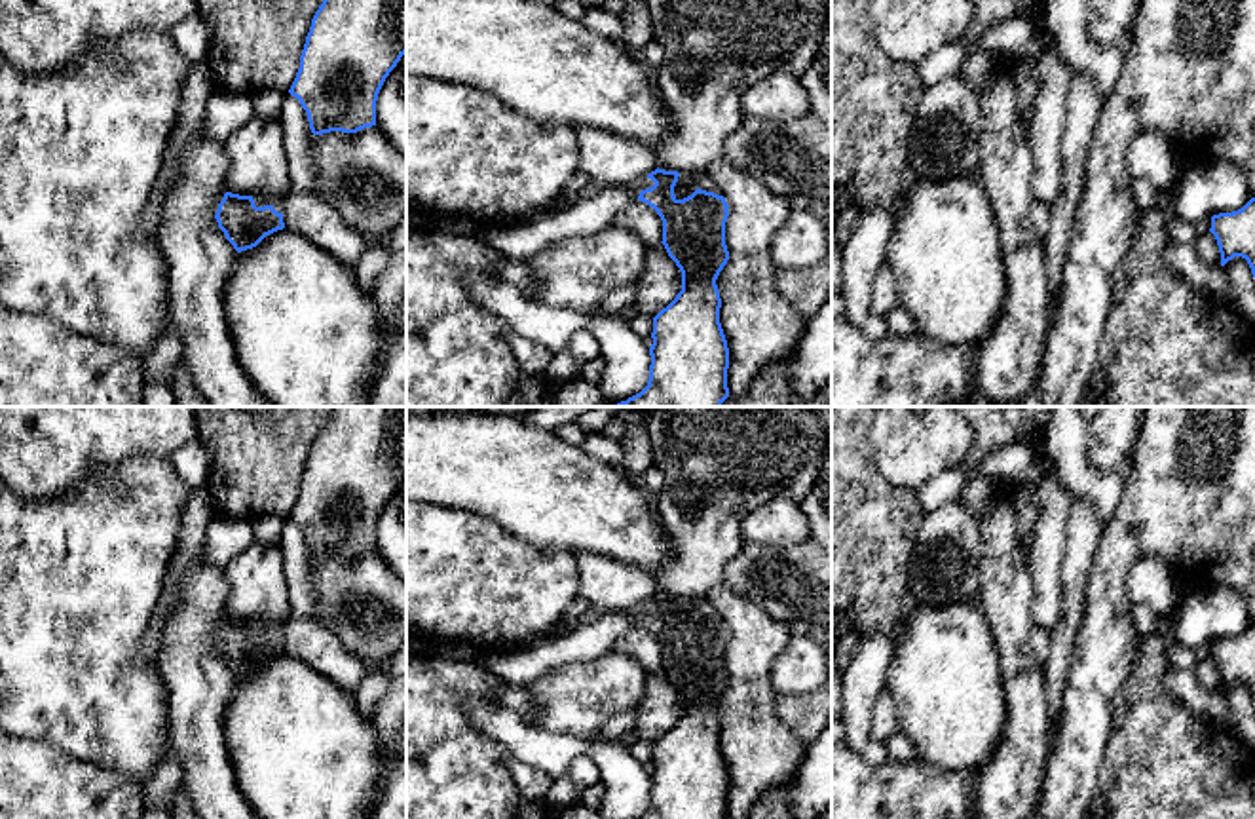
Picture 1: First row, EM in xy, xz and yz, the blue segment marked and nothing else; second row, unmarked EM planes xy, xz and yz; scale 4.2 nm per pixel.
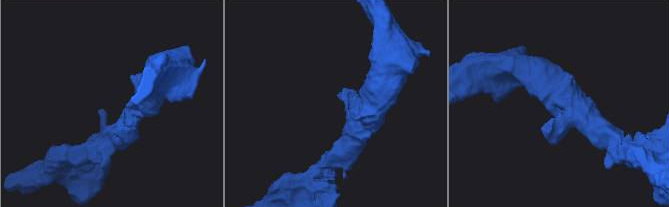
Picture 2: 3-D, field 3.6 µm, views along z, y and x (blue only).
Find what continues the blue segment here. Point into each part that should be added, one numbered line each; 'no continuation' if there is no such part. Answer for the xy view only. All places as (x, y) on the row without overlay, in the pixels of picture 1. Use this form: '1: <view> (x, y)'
1: xy (278, 629)

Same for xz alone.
1: xz (642, 609)
2: xz (688, 609)

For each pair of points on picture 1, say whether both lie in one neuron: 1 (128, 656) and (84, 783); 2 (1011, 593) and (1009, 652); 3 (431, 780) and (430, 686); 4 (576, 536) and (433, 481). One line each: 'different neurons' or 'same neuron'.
1: different neurons
2: same neuron
3: same neuron
4: same neuron

